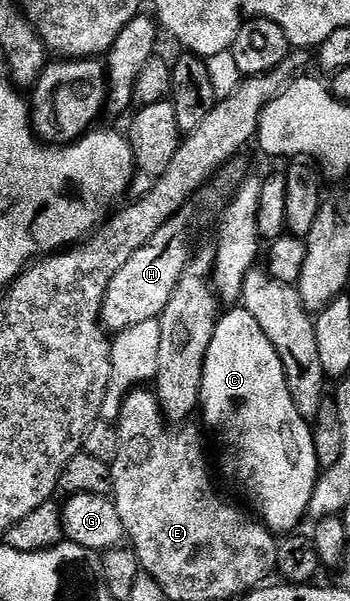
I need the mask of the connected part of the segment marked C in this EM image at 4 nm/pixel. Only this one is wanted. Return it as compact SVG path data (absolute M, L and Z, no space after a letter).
M231 308L231 310L222 315L219 323L215 325L213 332L213 344L209 344L209 356L205 356L205 376L201 380L201 419L202 425L212 430L213 433L219 434L219 446L223 449L223 470L229 477L235 478L237 485L243 489L245 497L251 501L250 509L261 519L264 526L276 536L287 536L299 526L299 521L304 517L308 517L311 509L311 501L313 500L313 492L315 486L319 482L321 467L317 460L317 448L313 448L313 436L311 435L312 423L306 422L301 416L301 412L297 412L297 407L293 405L293 396L289 396L289 384L285 384L285 368L281 364L281 356L277 356L277 348L273 348L273 344L269 344L269 336L265 336L261 324L257 324L257 320L253 320L253 316L249 316L249 312L242 308Z

